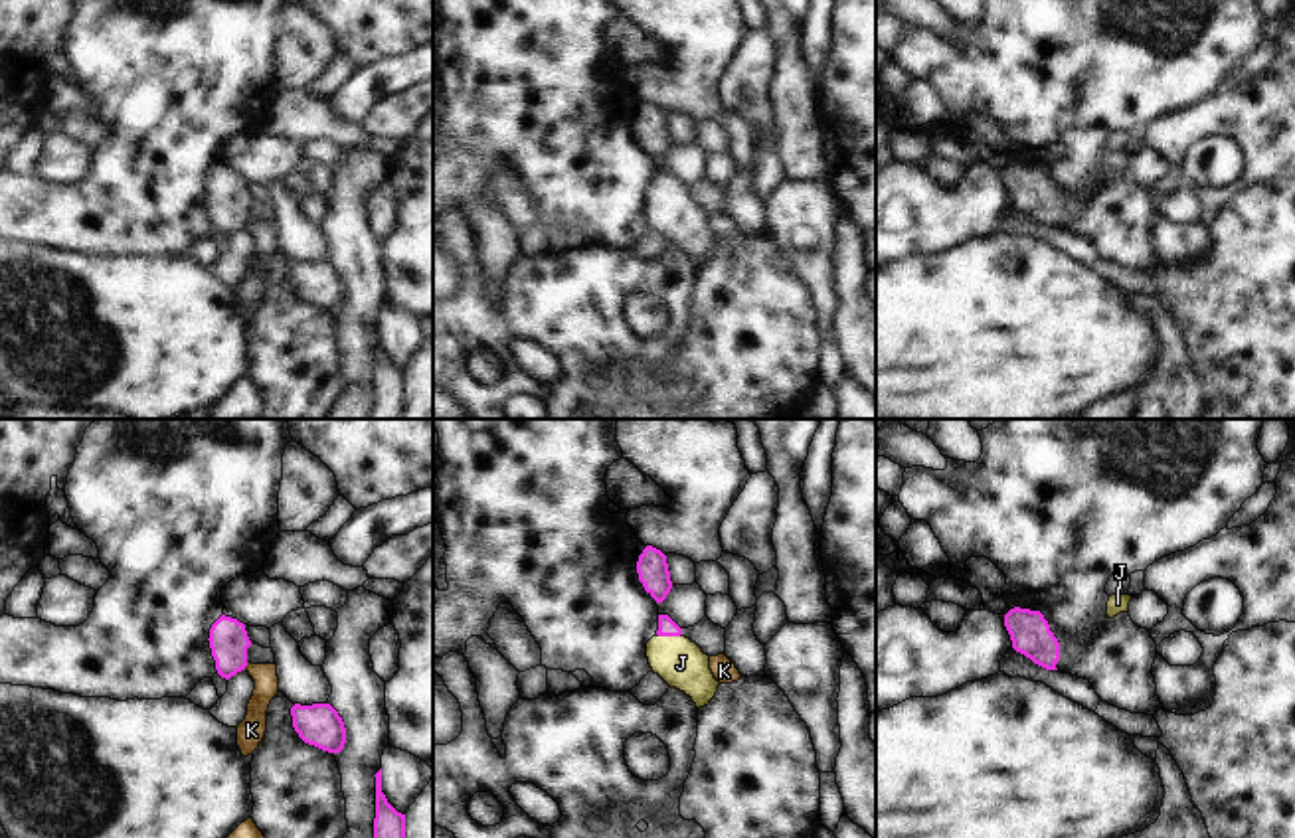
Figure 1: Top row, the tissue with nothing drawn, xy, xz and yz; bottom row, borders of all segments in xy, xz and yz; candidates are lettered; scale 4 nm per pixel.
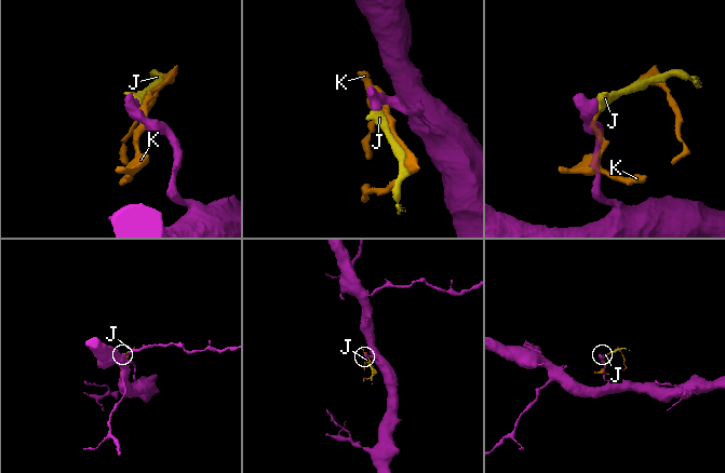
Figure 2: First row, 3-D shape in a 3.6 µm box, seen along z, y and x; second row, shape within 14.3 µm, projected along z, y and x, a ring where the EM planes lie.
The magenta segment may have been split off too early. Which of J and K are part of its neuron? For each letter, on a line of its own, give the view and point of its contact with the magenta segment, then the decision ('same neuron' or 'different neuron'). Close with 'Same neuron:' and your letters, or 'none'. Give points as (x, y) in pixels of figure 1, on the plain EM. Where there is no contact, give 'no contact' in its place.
J: meets magenta in xz at (669, 192); same neuron
K: meets magenta in xy at (246, 222); different neuron
Same neuron: J

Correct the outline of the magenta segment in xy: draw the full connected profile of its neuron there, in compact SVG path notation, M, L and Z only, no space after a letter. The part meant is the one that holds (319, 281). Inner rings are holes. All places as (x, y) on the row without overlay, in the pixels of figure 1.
M312 261L291 265L293 285L299 294L328 310L340 310L346 300L346 285L330 261Z

